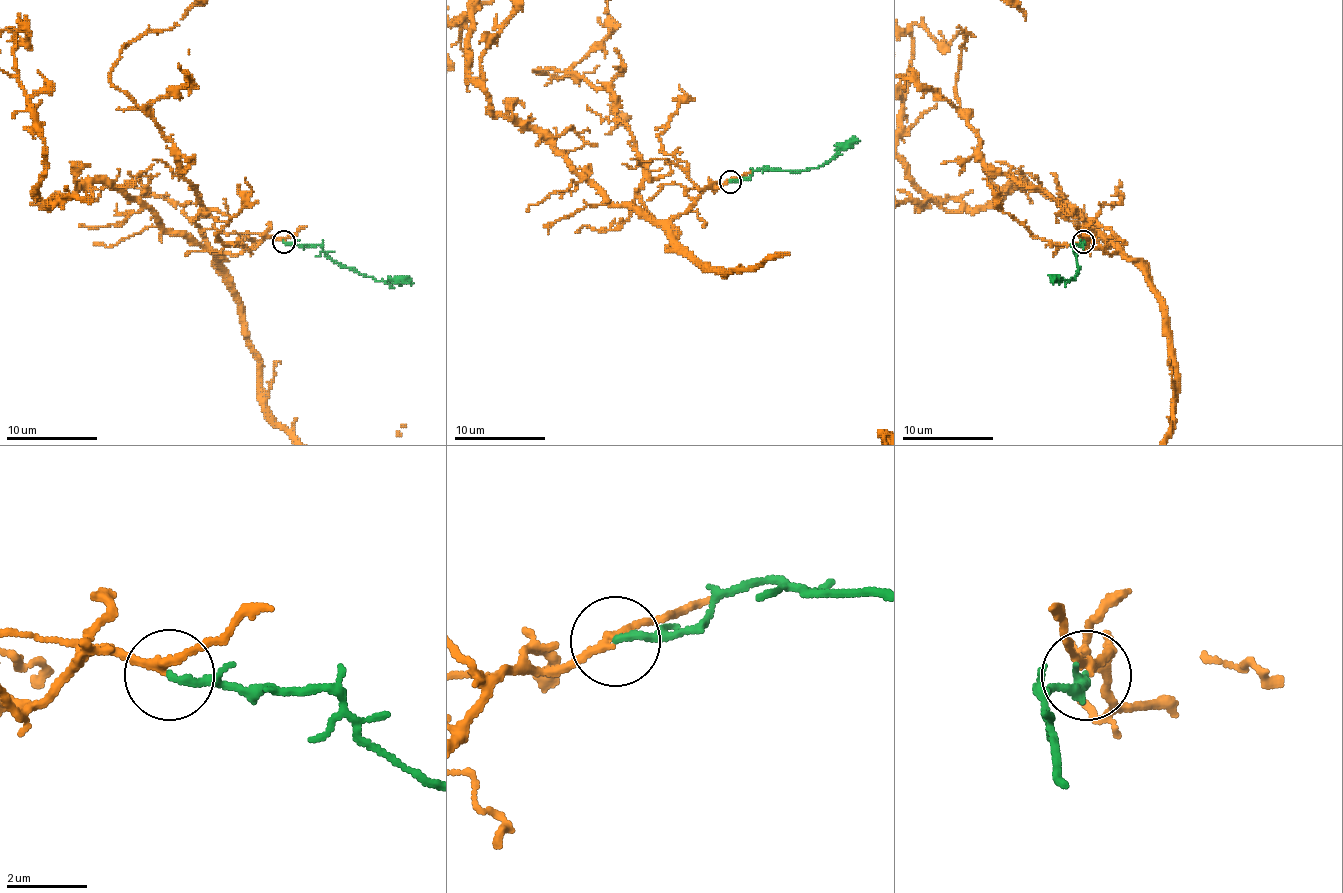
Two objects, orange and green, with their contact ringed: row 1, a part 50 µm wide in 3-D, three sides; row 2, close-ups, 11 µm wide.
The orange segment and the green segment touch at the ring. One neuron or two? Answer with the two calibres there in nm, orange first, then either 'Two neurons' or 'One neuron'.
Thickness 170 nm (orange) against 180 nm. One neuron

